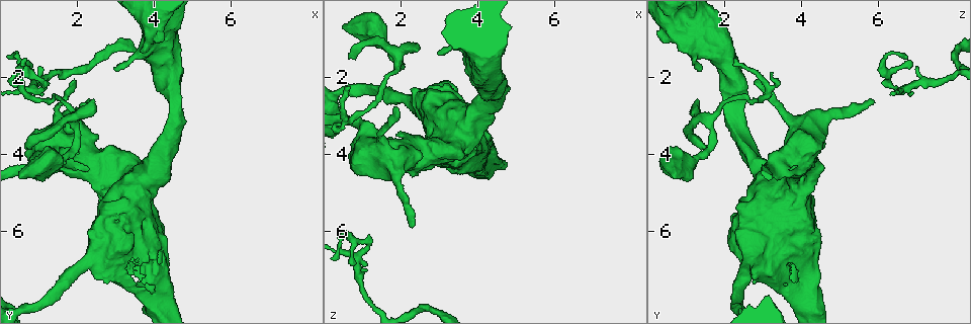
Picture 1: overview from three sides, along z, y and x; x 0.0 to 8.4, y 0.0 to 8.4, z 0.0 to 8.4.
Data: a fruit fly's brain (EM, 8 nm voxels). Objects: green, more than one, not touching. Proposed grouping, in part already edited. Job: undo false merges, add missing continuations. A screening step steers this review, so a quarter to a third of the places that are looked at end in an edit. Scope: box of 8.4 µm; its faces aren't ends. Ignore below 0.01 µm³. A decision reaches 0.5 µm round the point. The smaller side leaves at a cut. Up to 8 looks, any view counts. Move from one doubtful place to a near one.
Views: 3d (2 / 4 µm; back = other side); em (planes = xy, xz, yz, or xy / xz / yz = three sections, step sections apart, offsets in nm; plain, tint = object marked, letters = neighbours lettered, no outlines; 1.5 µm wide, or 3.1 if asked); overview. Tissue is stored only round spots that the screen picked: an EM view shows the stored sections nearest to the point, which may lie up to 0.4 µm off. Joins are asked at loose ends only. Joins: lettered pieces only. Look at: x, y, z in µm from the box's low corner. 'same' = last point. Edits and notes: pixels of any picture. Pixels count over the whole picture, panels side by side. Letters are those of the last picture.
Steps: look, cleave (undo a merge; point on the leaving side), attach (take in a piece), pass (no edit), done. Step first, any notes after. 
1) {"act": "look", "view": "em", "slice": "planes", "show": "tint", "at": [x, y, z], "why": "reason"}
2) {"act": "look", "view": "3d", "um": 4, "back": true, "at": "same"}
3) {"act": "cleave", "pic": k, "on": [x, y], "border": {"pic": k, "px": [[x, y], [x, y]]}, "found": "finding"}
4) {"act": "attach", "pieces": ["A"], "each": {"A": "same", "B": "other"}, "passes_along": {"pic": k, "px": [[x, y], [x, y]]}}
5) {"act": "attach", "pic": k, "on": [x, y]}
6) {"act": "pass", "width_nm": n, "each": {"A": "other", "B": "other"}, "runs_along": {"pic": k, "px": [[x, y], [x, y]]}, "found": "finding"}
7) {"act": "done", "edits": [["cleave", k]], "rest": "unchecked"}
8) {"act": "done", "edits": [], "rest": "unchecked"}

{"act": "look", "view": "3d", "um": 4, "at": [0.60, 1.60, 2.25], "why": "thin end"}

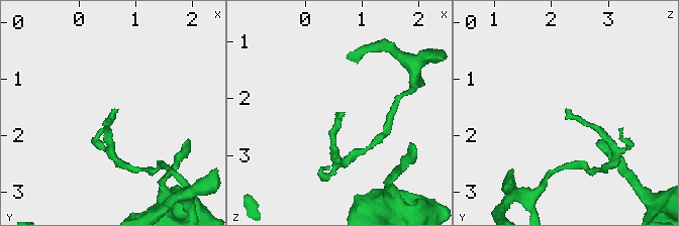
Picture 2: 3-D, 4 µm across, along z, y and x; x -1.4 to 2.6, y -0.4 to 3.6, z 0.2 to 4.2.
{"act": "look", "view": "em", "slice": "planes", "show": "letters", "at": [0.60, 1.55, 2.25]}

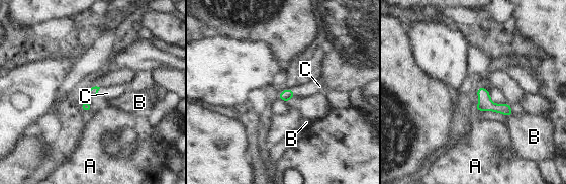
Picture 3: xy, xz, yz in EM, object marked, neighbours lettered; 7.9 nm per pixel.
{"act": "attach", "pieces": ["C"], "width_nm": 70, "each": {"A": "other", "B": "other", "C": "same"}, "passes_along": {"pic": 3, "px": [[93, 91], [98, 90], [107, 93]]}, "found": "it goes on there"}

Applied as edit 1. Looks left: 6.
{"act": "look", "view": "overview"}

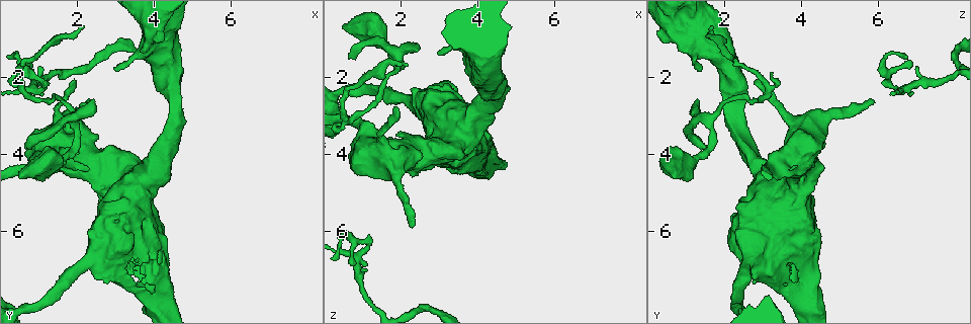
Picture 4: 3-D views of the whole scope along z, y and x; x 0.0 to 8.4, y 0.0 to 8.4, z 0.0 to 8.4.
{"act": "look", "view": "3d", "um": 2, "at": [0.60, 3.85, 1.50], "why": "free end"}

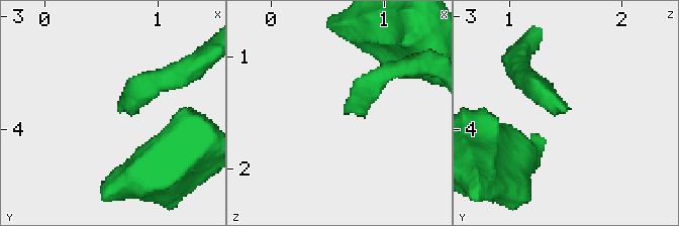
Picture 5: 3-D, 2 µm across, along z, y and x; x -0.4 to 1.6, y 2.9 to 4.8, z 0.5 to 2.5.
{"act": "look", "view": "em", "slice": "xy", "step": 4, "show": "letters", "at": [0.66, 3.82, 1.52]}

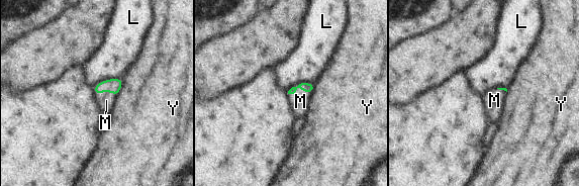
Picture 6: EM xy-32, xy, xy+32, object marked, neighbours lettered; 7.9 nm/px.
{"act": "attach", "pieces": ["M"], "each": {"L": "other", "M": "same", "Y": "other"}, "passes_along": {"pic": 6, "px": [[305, 87], [300, 87], [300, 101]]}, "found": "it goes on there"}

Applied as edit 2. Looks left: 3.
{"act": "look", "view": "overview", "why": "redraw"}

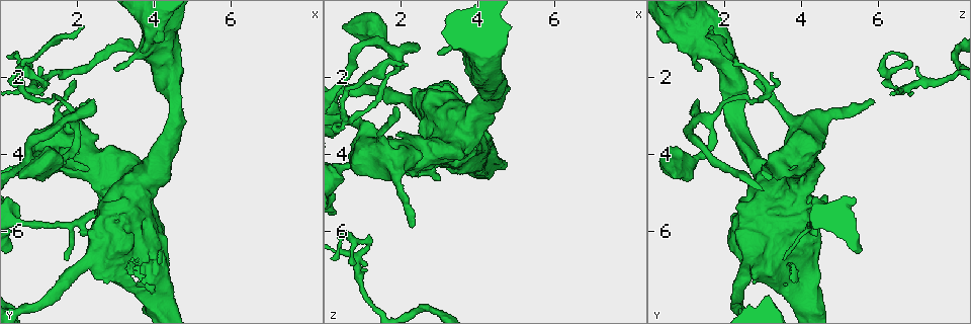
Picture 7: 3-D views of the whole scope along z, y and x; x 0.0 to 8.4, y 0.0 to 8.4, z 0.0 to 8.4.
{"act": "look", "view": "em", "slice": "xz", "step": 8, "show": "tint", "at": [0.85, 2.30, 6.75], "why": "three-way junction"}

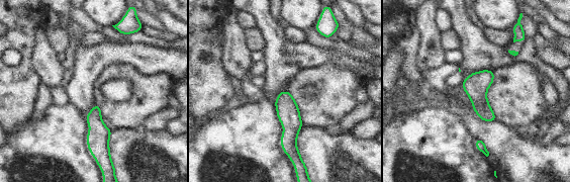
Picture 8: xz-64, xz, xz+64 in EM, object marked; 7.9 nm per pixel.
{"act": "look", "view": "em", "slice": "xy", "step": 4, "show": "letters", "at": "same"}

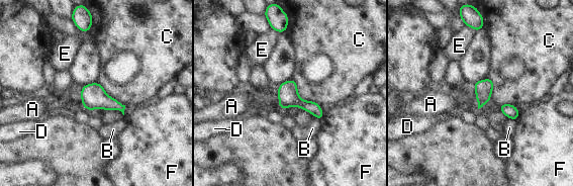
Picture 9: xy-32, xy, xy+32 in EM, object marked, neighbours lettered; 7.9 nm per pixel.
{"act": "pass", "width_nm": 140, "each": {"A": "other", "B": "other", "C": "other", "D": "other", "E": "other", "F": "other"}, "border": {"pic": 9, "px": [[293, 79], [298, 95], [319, 105]]}, "found": "one neuron here"}

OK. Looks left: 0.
{"act": "done", "edits": [["attach", 3], ["attach", 6]], "rest": "unchecked"}

